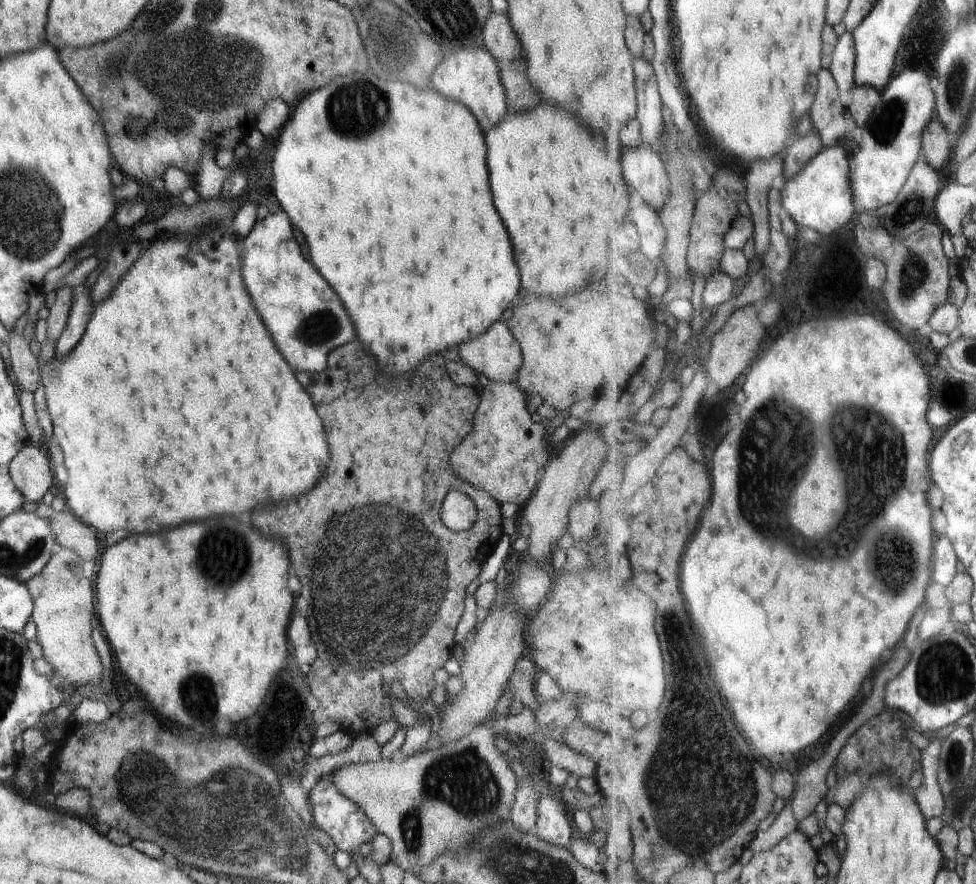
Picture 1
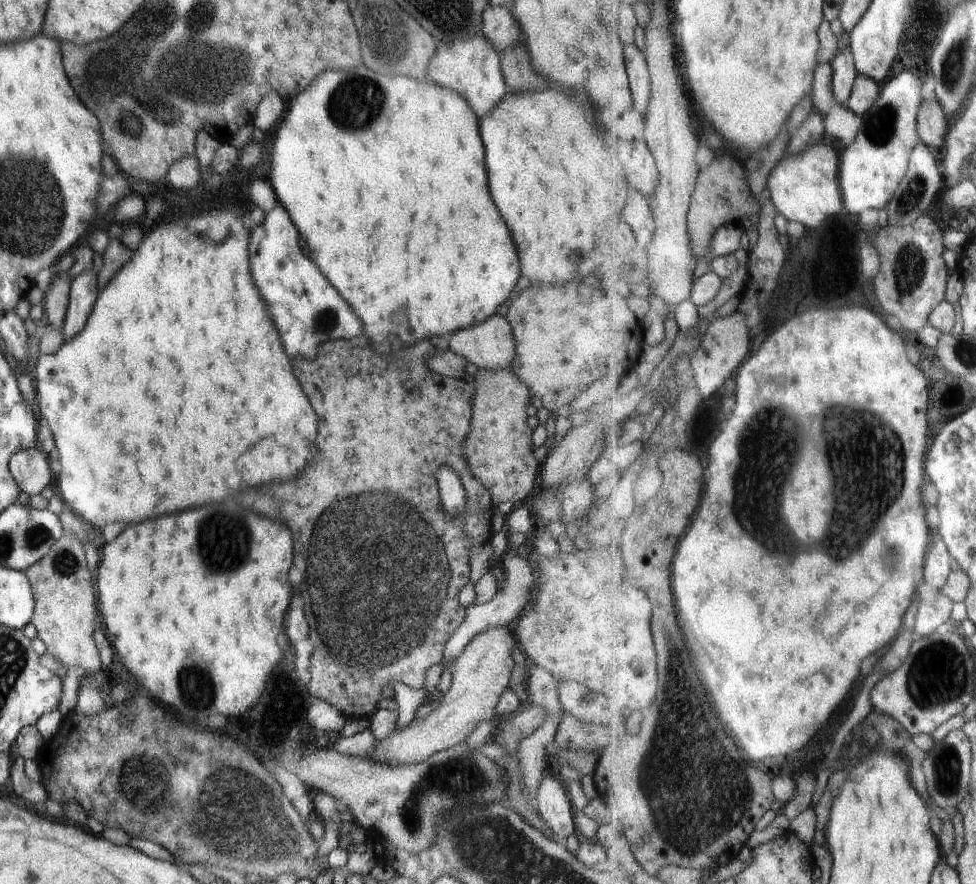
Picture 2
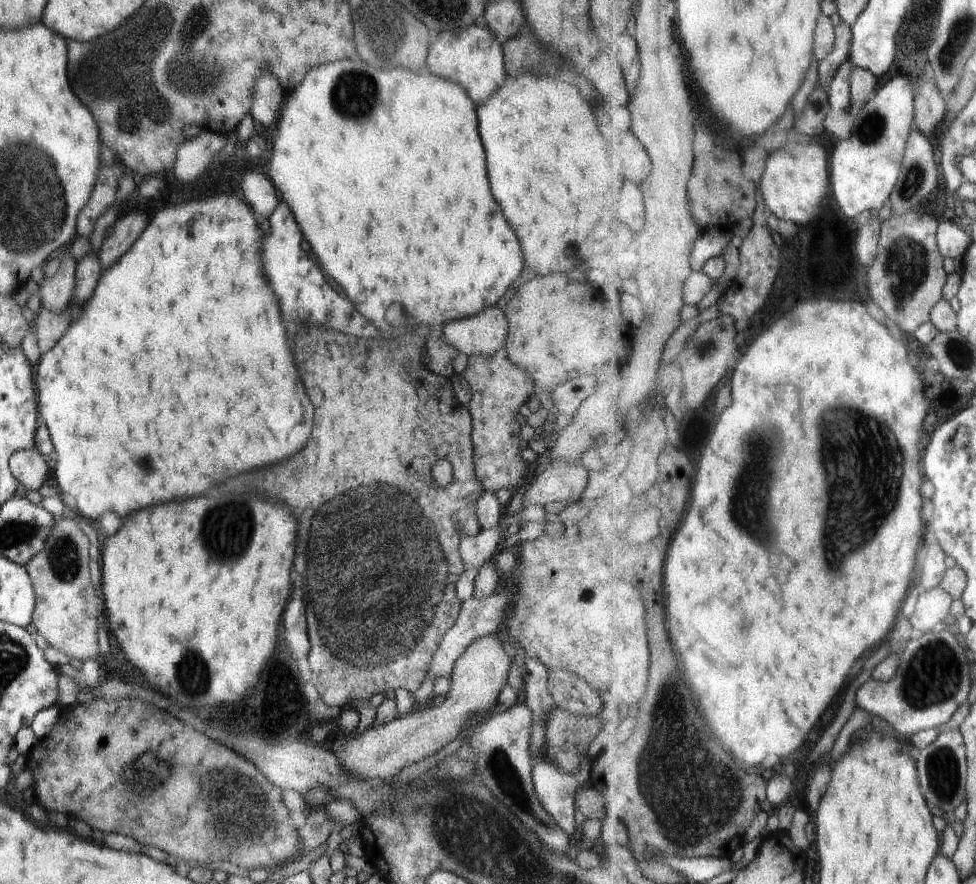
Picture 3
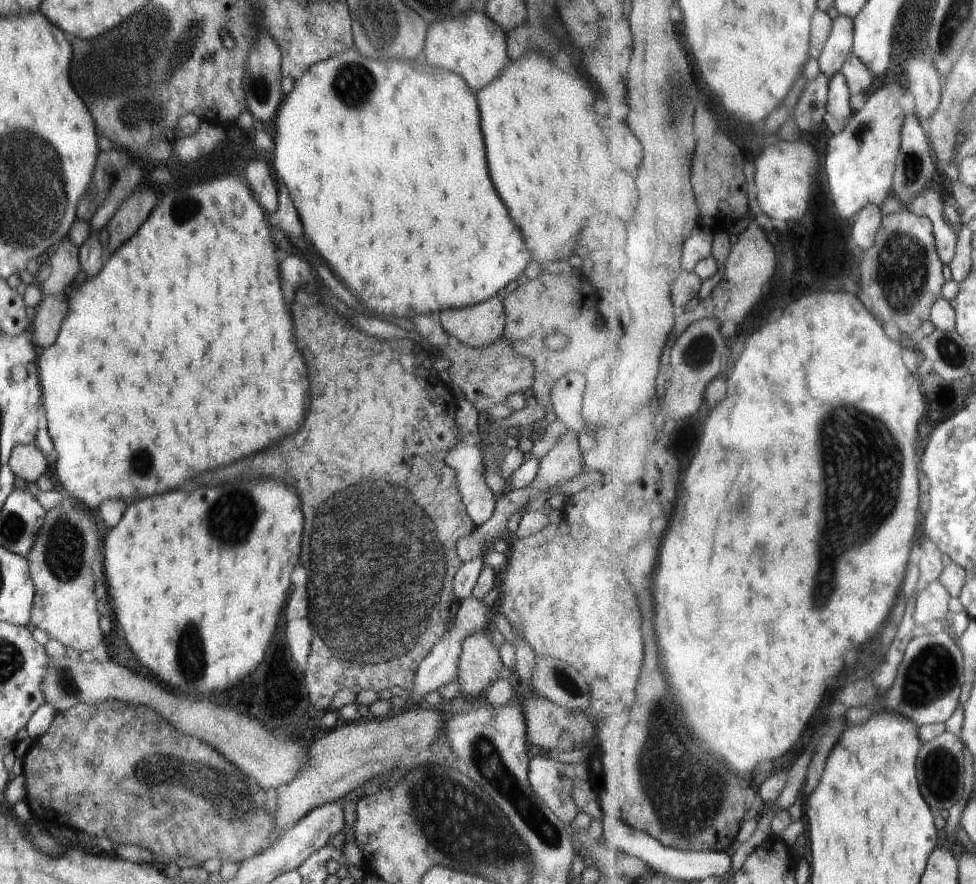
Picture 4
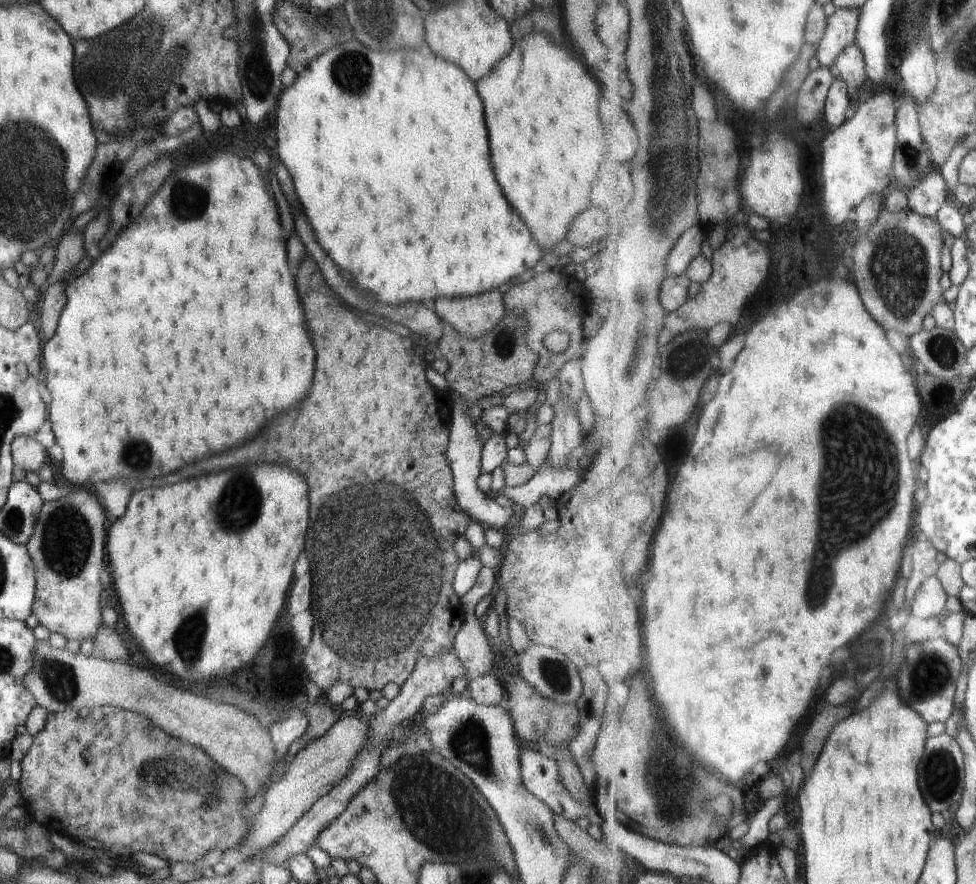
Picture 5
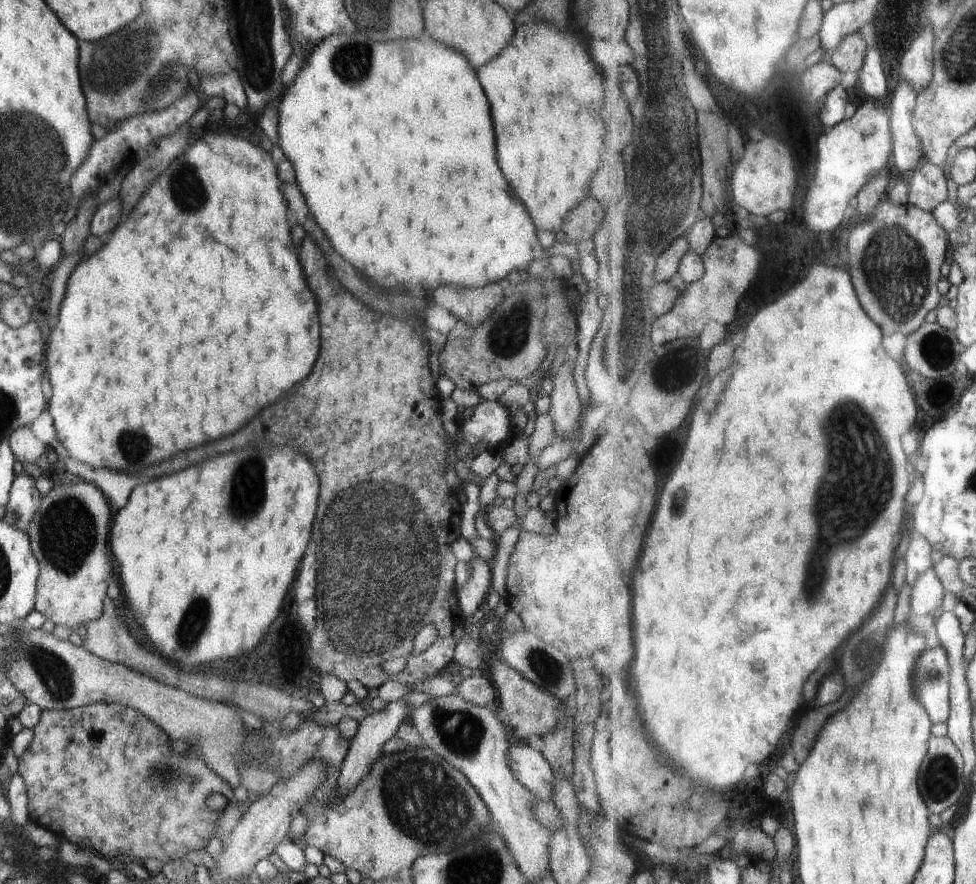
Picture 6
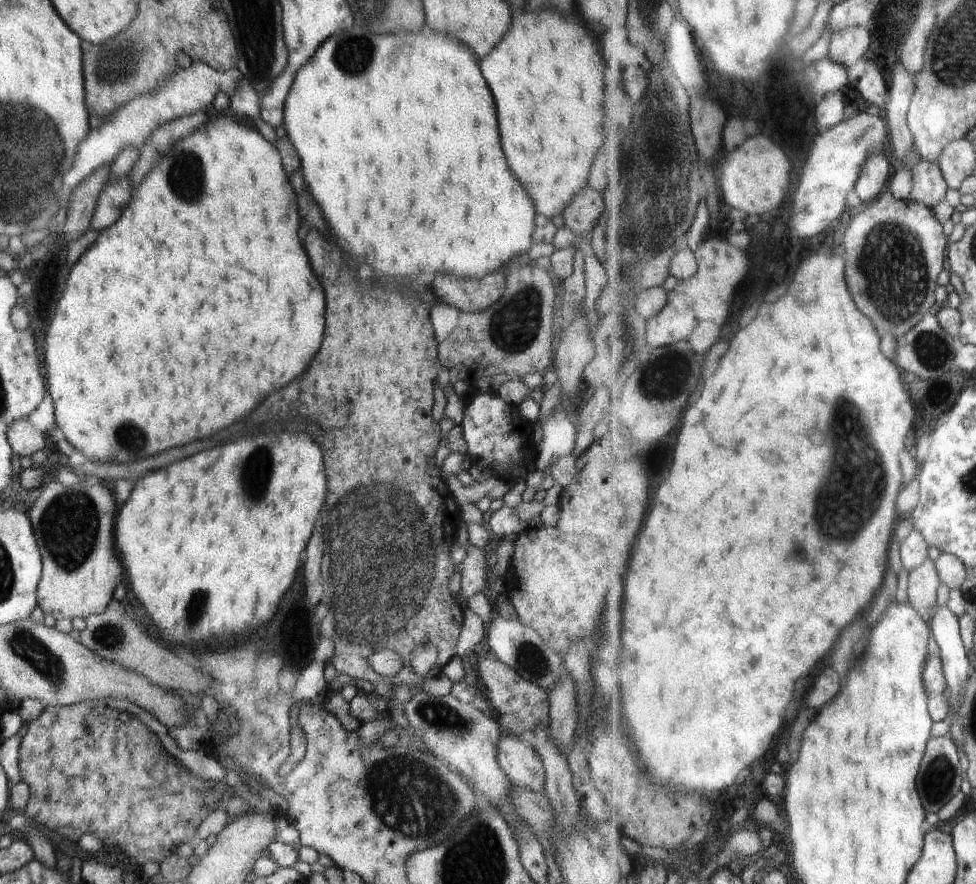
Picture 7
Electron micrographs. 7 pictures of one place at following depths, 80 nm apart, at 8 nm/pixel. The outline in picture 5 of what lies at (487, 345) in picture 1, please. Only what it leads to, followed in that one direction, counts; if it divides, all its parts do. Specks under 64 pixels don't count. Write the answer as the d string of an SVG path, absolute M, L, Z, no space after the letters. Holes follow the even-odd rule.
M494 289L452 302L438 300L434 312L466 339L477 339L489 333L505 317L503 292L504 289Z

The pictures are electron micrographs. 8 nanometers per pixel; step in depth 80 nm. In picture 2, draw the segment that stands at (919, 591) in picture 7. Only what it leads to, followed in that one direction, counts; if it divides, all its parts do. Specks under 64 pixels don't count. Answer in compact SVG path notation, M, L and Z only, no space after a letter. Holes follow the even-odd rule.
M942 594L938 597L936 604L924 604L918 616L918 638L924 638L934 634L942 624L953 621L953 608L955 603L950 597Z

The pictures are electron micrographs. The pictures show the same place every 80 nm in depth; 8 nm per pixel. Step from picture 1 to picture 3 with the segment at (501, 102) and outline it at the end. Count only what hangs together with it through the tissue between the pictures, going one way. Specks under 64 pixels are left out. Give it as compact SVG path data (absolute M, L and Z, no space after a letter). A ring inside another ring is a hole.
M472 25L464 30L441 32L433 35L428 49L428 70L434 76L459 84L475 104L476 110L504 84L504 55L501 43L486 26Z

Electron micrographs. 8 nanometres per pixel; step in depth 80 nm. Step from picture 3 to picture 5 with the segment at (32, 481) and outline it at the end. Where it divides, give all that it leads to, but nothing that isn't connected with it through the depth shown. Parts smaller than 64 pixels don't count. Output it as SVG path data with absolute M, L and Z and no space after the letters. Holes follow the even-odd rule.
M18 435L11 444L11 455L16 466L25 472L39 472L49 461L48 454L32 436Z

